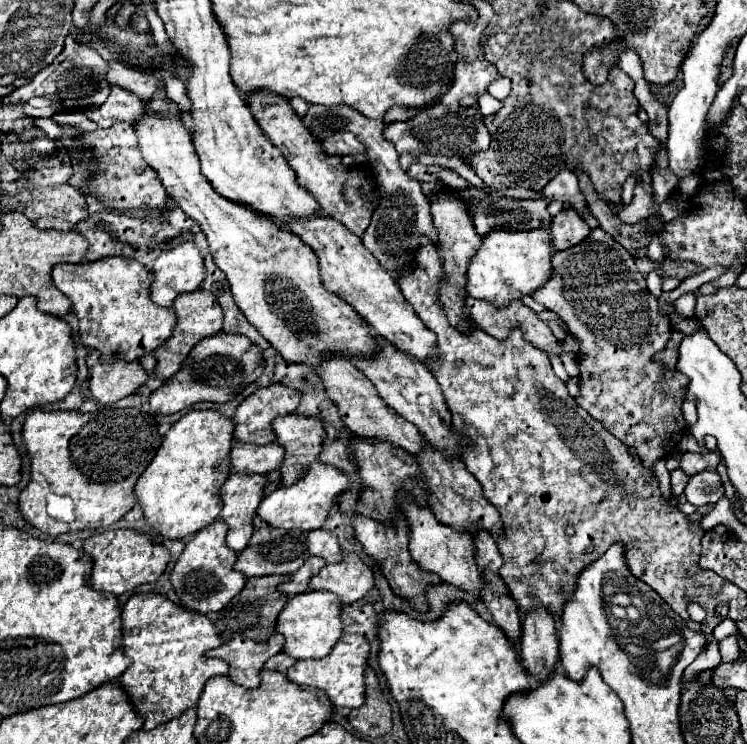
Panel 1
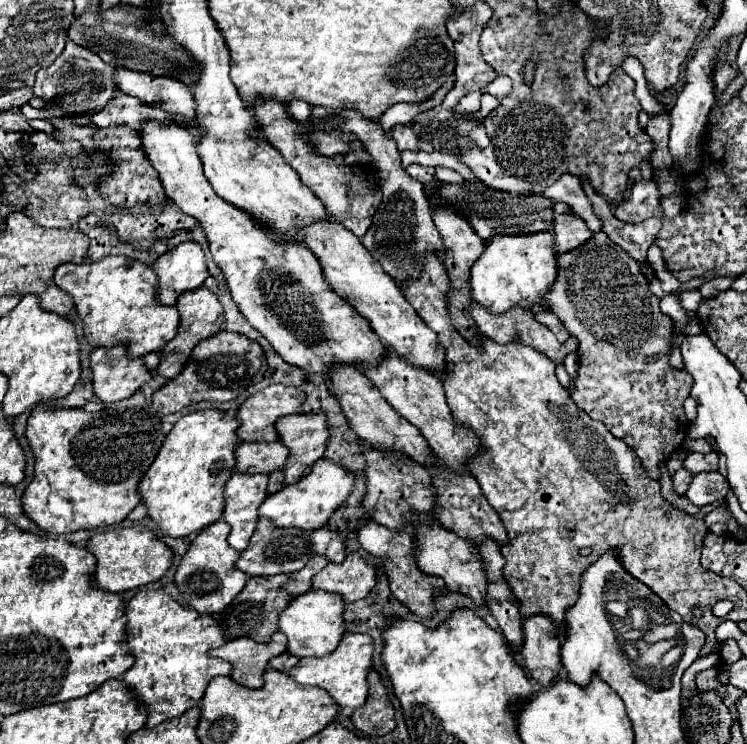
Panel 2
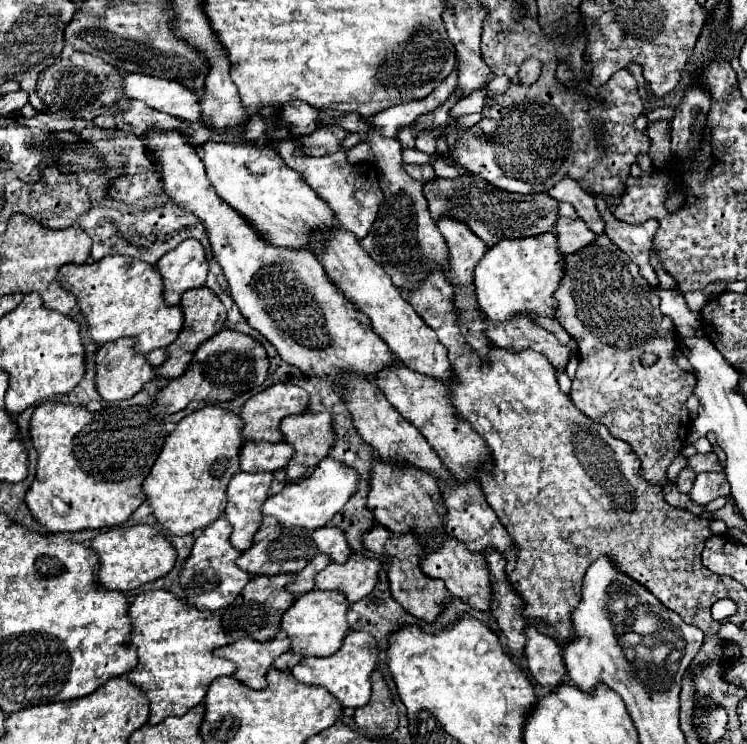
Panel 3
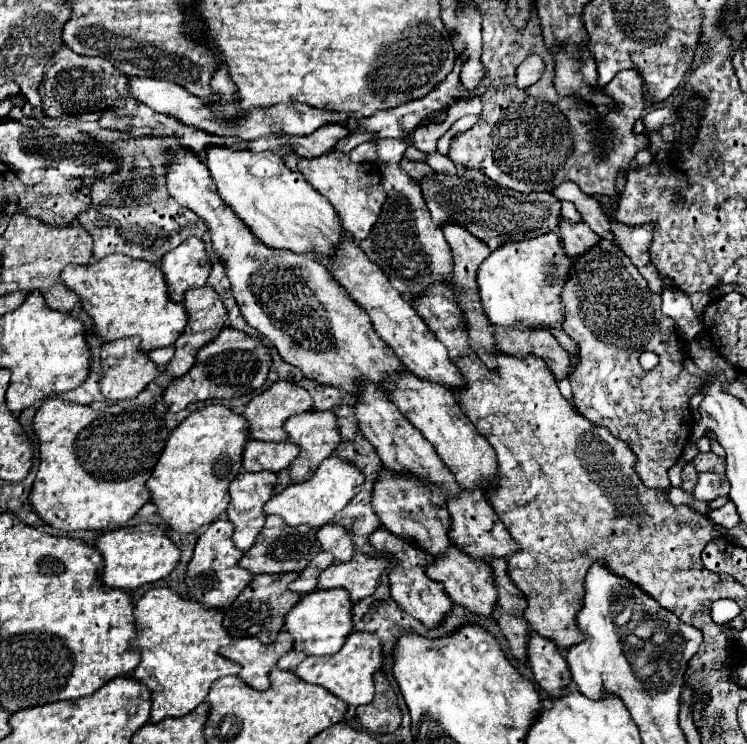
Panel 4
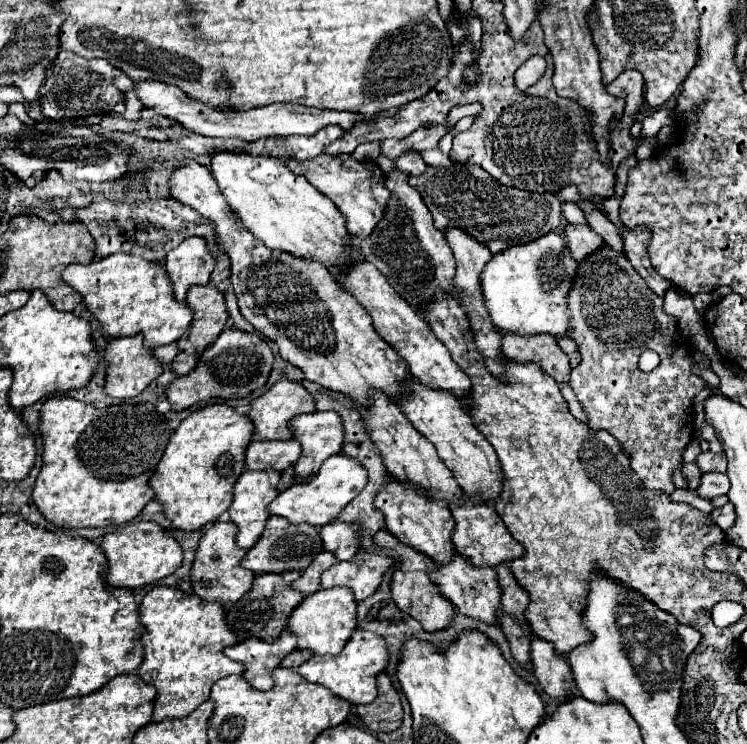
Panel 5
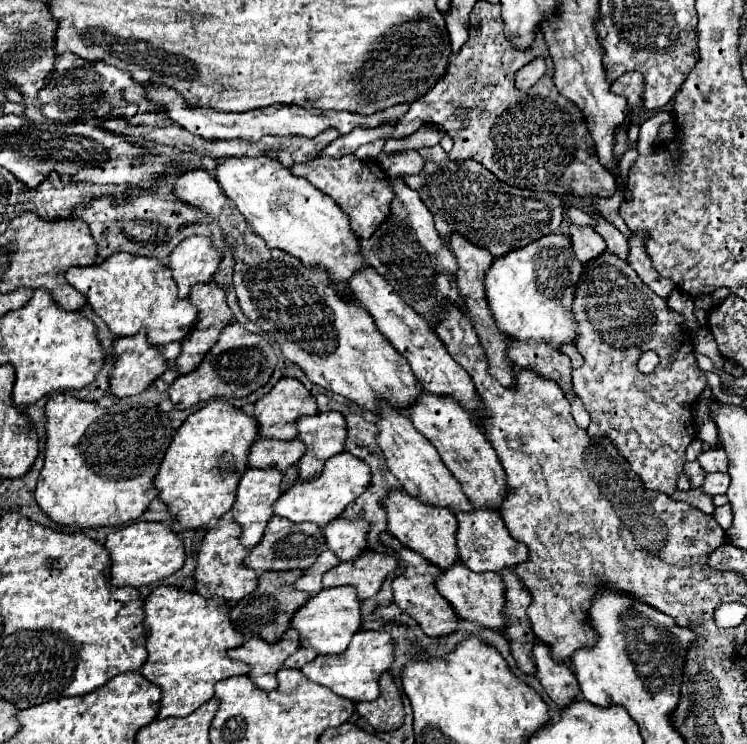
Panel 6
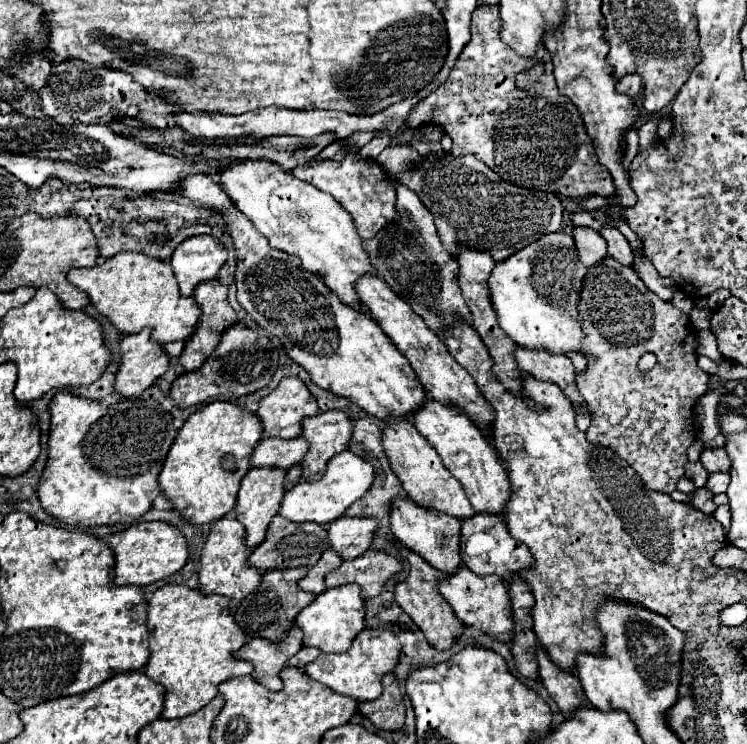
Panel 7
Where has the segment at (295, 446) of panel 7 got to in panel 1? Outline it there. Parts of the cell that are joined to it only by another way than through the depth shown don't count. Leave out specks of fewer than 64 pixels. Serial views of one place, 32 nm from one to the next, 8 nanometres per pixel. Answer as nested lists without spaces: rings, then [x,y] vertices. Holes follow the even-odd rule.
[[[236,442],[230,452],[232,460],[232,472],[242,472],[242,474],[268,474],[272,470],[278,470],[282,464],[284,450],[278,448],[276,442],[258,446],[258,444],[242,444]]]

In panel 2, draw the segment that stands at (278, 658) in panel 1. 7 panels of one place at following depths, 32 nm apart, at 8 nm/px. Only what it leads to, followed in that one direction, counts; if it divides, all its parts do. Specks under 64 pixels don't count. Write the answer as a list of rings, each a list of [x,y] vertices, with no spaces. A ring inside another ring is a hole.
[[[284,652],[284,654],[276,656],[276,658],[272,658],[272,660],[268,662],[268,668],[272,668],[272,670],[280,670],[280,672],[288,672],[296,662],[298,662],[296,656],[290,656],[288,652]]]

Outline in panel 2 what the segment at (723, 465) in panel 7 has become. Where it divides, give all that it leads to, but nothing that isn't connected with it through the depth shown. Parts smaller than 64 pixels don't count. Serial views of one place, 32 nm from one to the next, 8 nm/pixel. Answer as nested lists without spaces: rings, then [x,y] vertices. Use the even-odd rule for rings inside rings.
[[[714,450],[708,452],[708,454],[690,452],[684,458],[684,468],[692,474],[698,474],[698,472],[704,472],[704,470],[718,470],[718,454]]]

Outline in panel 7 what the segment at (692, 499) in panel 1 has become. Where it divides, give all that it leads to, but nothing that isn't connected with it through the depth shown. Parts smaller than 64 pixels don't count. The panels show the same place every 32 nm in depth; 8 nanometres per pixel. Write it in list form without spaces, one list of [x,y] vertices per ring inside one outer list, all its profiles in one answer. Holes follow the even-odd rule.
[[[728,472],[726,474],[710,474],[708,482],[706,482],[706,490],[710,490],[712,494],[720,494],[720,492],[726,492],[728,484],[730,484]]]

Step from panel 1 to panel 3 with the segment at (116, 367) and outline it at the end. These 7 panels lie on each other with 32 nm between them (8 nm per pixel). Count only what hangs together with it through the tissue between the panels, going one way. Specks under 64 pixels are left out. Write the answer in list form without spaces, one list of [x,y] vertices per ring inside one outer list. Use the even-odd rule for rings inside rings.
[[[124,338],[110,346],[104,346],[96,356],[96,390],[106,402],[126,400],[132,398],[136,392],[142,390],[146,382],[154,378],[152,366],[146,362],[144,356],[136,356],[132,352],[134,340]],[[124,346],[122,356],[114,354]]]

